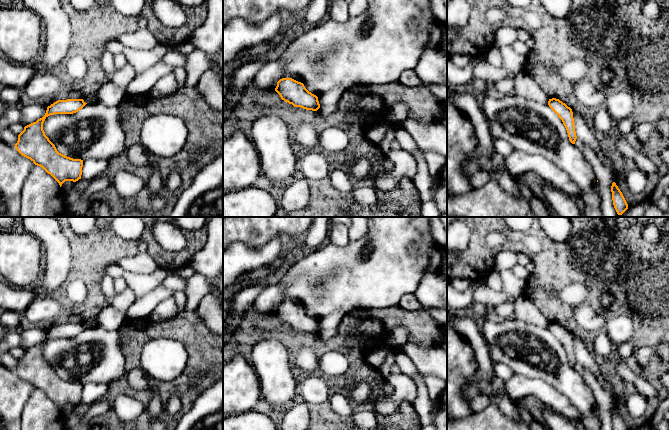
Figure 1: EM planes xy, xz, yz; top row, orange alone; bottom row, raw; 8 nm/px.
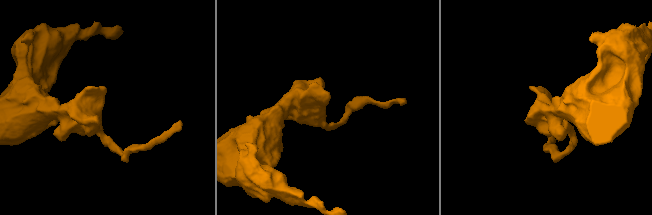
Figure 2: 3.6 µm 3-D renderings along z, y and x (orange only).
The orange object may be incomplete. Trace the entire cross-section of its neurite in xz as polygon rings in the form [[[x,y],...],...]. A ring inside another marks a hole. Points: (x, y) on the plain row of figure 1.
[[[282,302],[277,306],[275,315],[281,323],[294,331],[317,335],[320,332],[318,321],[309,316],[303,307],[292,302]]]

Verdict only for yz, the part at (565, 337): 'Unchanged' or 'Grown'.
Unchanged

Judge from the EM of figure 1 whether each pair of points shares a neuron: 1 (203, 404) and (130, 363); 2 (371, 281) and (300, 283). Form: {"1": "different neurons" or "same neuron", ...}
{"1": "different neurons", "2": "same neuron"}

